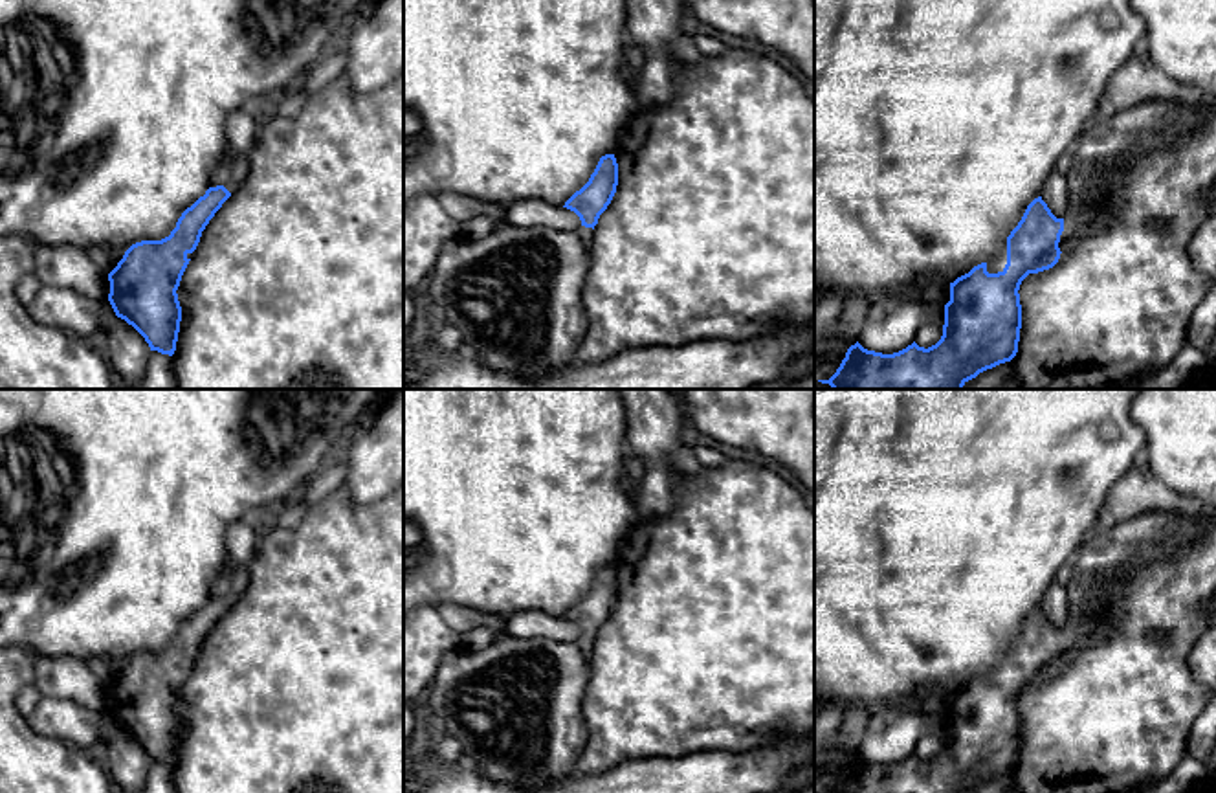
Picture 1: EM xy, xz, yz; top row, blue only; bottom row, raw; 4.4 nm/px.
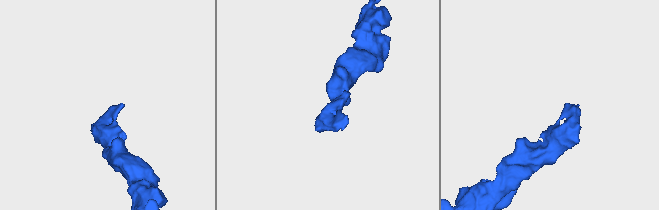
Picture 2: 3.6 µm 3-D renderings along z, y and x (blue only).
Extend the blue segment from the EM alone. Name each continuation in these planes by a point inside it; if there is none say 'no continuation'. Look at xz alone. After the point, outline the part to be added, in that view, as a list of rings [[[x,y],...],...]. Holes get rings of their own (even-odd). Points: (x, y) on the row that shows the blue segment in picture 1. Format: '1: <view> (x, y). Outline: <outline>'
1: xz (516, 296). Outline: [[[501,220],[486,239],[470,240],[459,235],[448,240],[420,297],[438,323],[451,325],[462,334],[460,351],[492,371],[514,373],[523,378],[559,371],[576,362],[576,347],[587,330],[581,290],[589,270],[591,240],[592,228],[585,226],[558,231],[550,228],[515,228]]]

